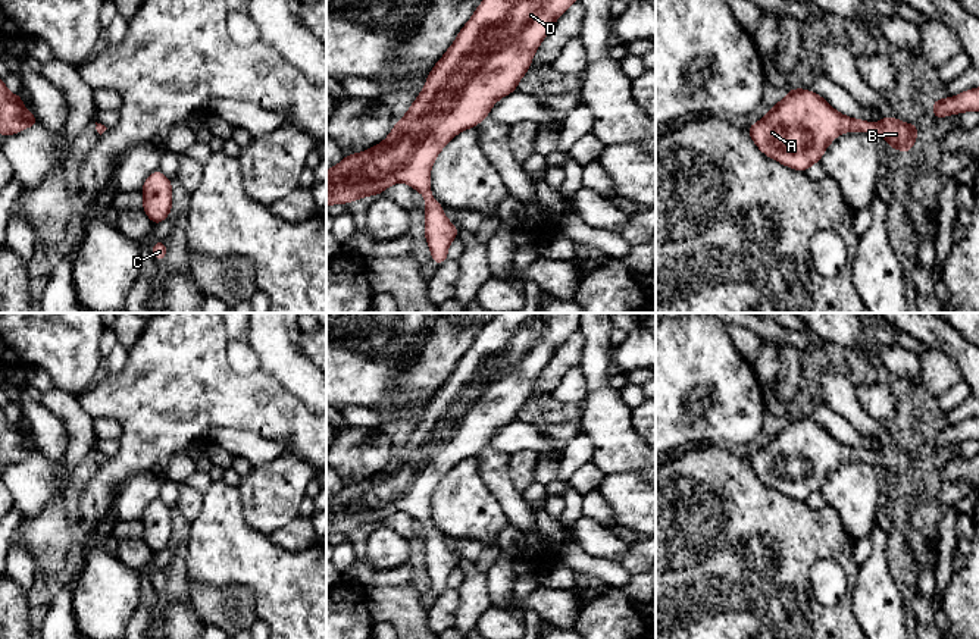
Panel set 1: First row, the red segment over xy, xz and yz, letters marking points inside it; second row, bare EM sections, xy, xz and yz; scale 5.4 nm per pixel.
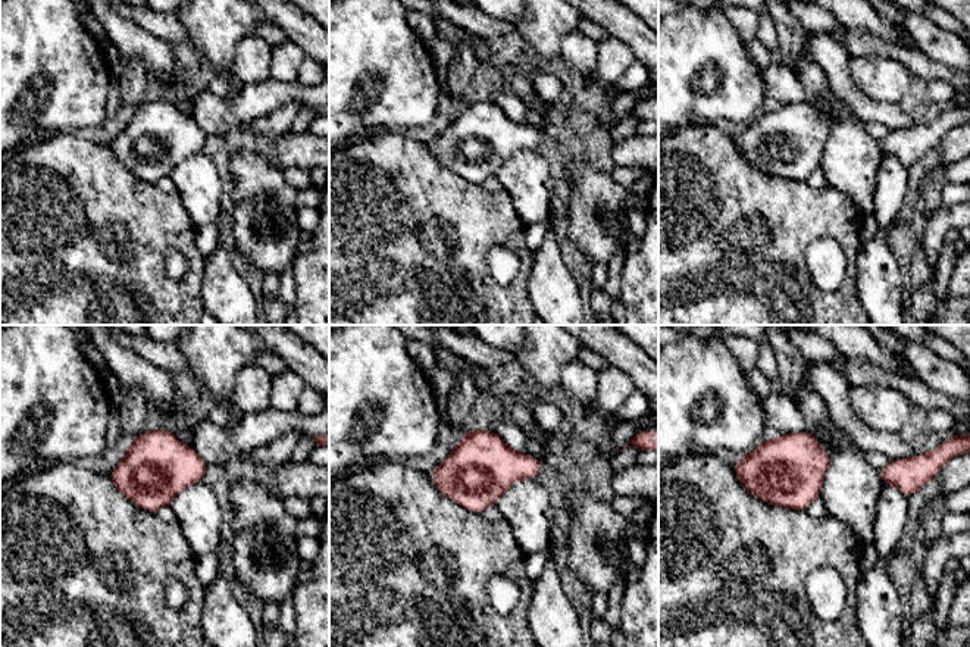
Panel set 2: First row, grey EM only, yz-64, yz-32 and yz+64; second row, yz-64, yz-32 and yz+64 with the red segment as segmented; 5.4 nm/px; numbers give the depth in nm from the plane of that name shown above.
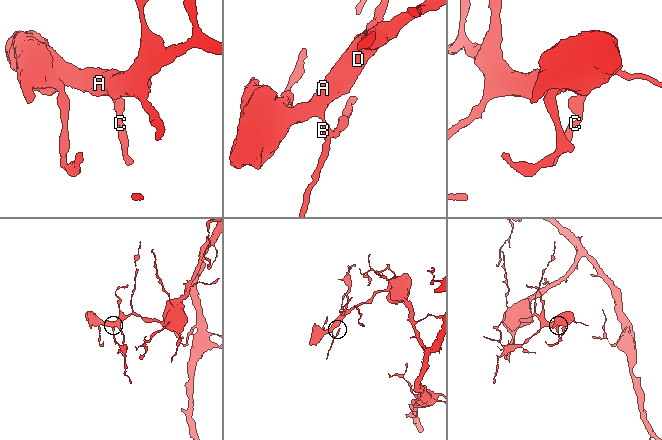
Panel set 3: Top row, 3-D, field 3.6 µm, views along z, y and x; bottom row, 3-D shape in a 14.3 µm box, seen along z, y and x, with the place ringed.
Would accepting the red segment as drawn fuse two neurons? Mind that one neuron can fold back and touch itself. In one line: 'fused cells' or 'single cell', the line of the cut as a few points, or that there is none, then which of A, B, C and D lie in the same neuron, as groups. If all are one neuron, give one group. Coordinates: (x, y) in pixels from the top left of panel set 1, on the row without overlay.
single cell; cut none; groups A B C D

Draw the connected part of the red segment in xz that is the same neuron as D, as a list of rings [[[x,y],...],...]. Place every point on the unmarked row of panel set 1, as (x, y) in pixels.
[[[498,313],[476,336],[472,347],[459,360],[457,367],[431,398],[426,411],[410,433],[409,441],[400,447],[388,466],[369,479],[347,483],[334,497],[326,499],[326,536],[348,533],[369,524],[379,524],[388,516],[404,511],[425,526],[425,564],[431,579],[431,589],[441,595],[448,589],[448,576],[459,566],[440,530],[432,527],[431,497],[441,479],[460,461],[475,457],[488,447],[492,435],[517,419],[519,410],[531,397],[537,378],[551,360],[556,350],[579,329],[579,313]]]

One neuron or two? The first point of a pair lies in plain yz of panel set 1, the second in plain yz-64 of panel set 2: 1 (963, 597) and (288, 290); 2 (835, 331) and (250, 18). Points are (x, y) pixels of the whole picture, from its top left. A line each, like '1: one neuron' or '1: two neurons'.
1: two neurons
2: two neurons

